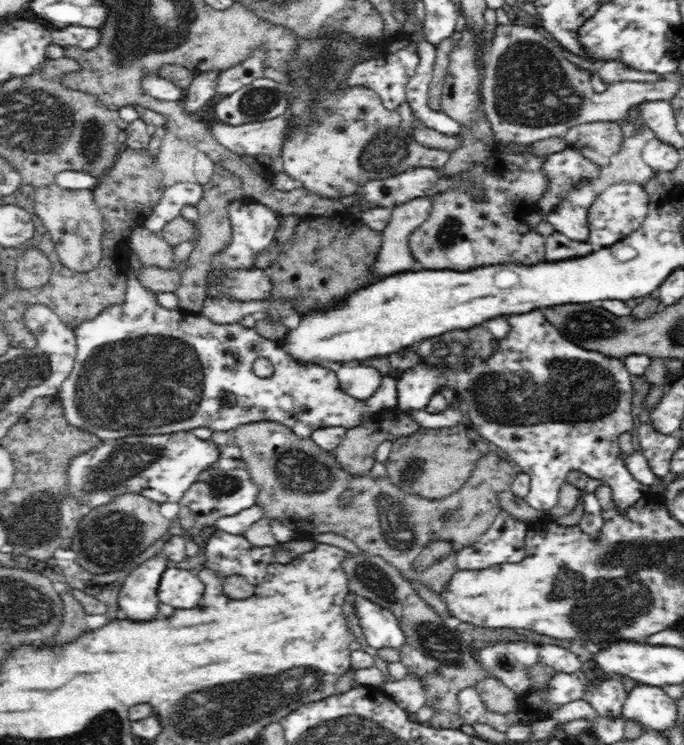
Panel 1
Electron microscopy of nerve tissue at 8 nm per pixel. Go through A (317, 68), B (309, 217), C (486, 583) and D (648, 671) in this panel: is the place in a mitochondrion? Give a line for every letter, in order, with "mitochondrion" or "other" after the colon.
A: mitochondrion
B: other
C: other
D: other

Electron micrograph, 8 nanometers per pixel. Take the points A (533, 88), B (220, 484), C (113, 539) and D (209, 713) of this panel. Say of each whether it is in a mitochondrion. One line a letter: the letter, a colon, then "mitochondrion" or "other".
A: mitochondrion
B: mitochondrion
C: mitochondrion
D: mitochondrion

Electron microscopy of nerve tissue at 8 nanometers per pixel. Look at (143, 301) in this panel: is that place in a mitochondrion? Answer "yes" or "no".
no

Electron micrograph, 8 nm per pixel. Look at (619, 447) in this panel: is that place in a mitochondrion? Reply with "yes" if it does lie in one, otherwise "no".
no

